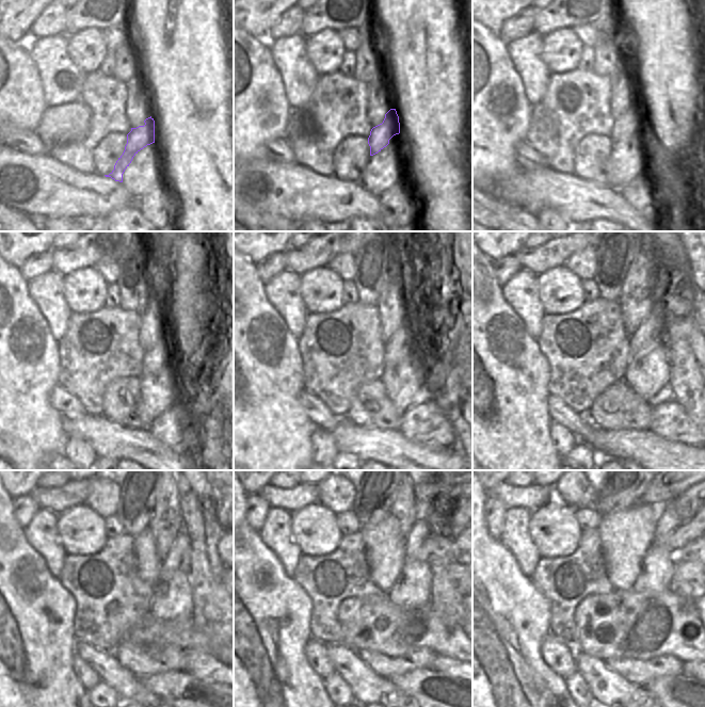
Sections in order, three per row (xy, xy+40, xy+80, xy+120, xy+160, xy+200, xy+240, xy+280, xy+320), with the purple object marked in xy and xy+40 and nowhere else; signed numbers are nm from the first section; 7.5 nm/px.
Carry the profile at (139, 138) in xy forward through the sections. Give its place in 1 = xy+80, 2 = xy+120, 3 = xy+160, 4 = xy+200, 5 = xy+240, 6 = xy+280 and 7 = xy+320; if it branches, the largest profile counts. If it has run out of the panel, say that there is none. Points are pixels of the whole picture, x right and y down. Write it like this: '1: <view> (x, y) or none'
1: xy+80 (623, 128)
2: xy+120 (153, 360)
3: xy+160 (414, 327)
4: xy+200 (653, 327)
5: xy+240 (177, 559)
6: xy+280 (449, 513)
7: xy+320 (686, 517)

